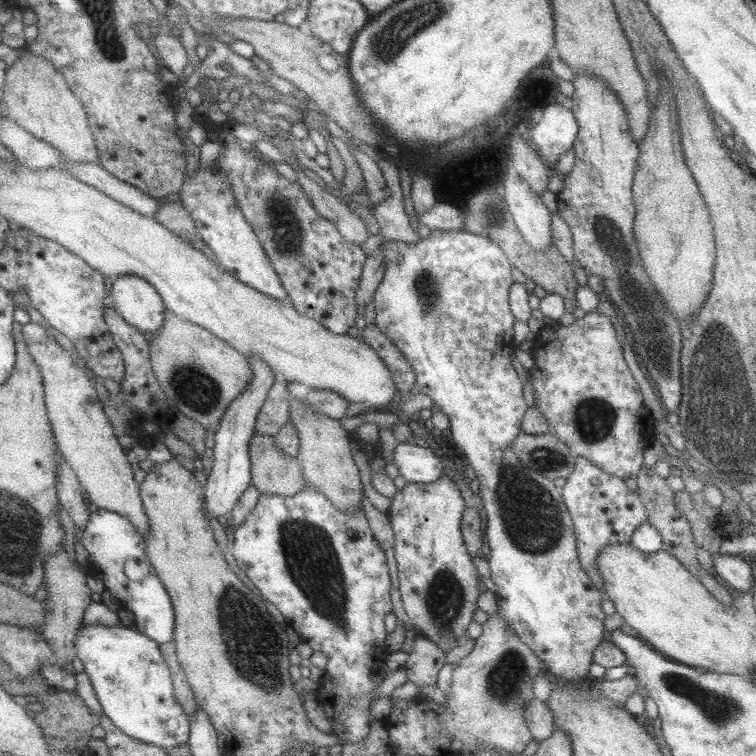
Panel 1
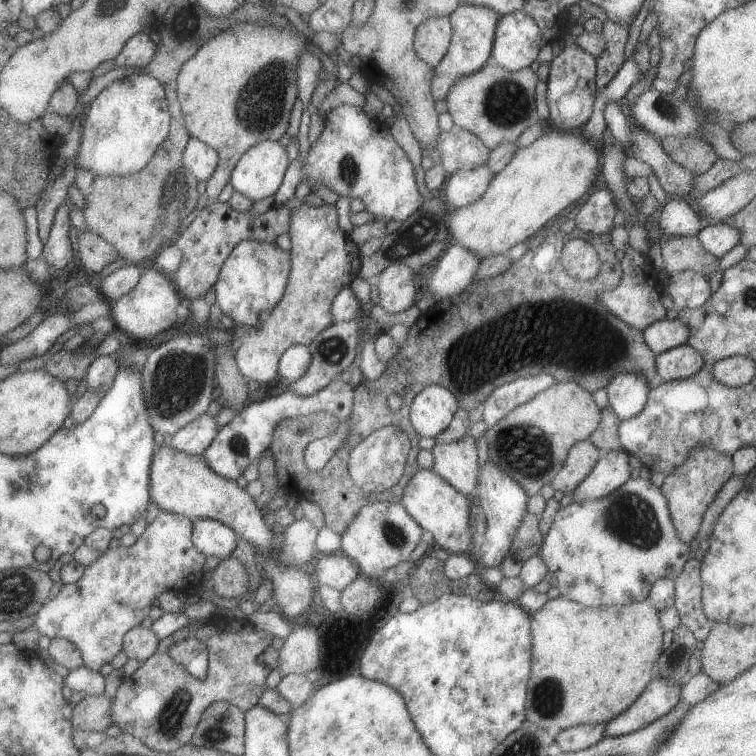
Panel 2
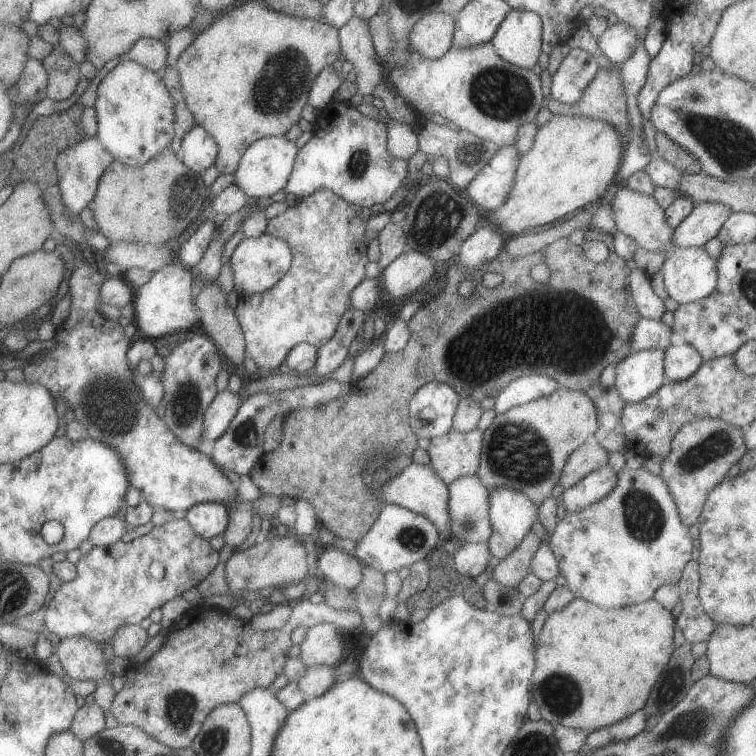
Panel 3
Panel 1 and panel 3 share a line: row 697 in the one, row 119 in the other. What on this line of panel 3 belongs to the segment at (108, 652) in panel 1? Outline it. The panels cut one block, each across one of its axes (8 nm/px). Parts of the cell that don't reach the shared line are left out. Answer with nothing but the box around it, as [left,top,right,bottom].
[94,60,176,166]

